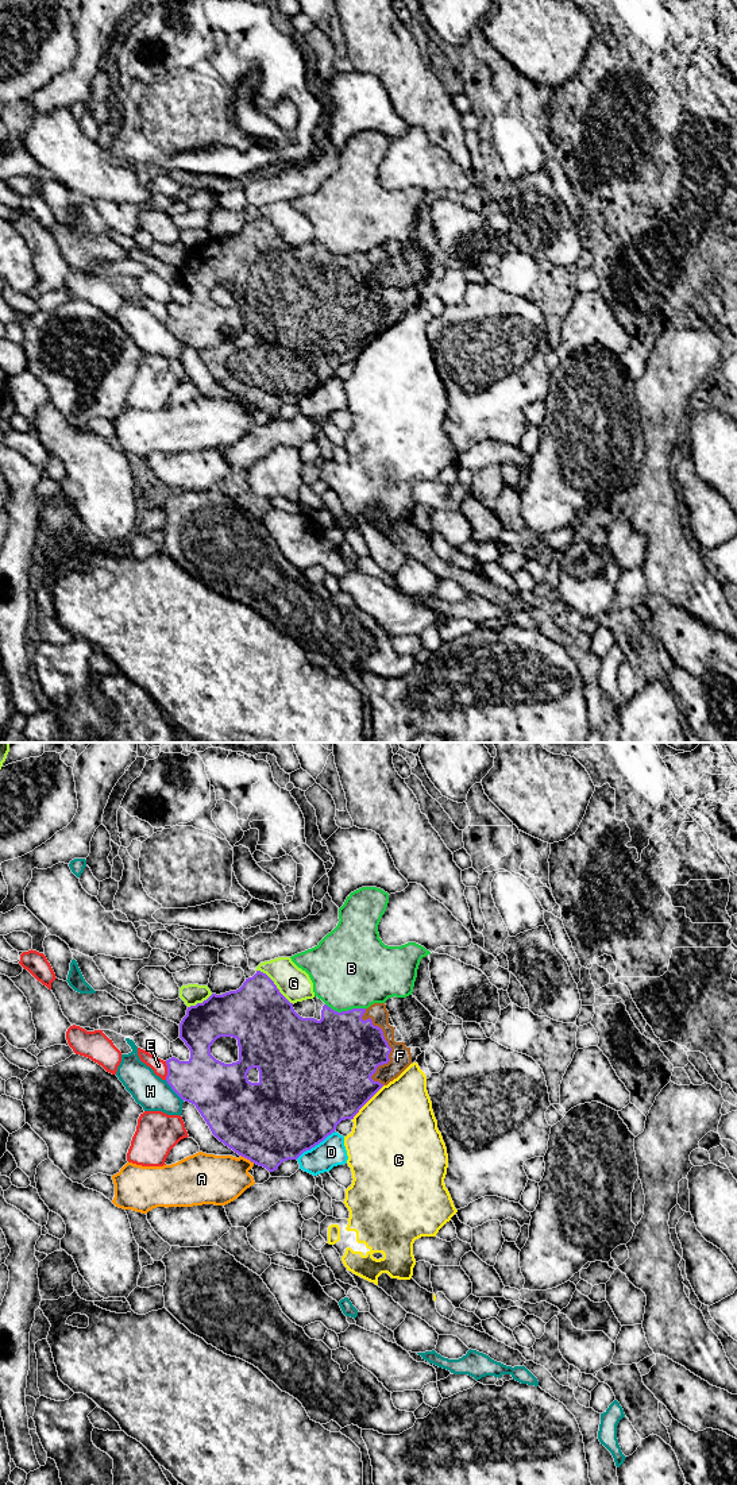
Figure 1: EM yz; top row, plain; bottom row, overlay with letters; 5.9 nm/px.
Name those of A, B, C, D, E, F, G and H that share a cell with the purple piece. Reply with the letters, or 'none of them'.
F

